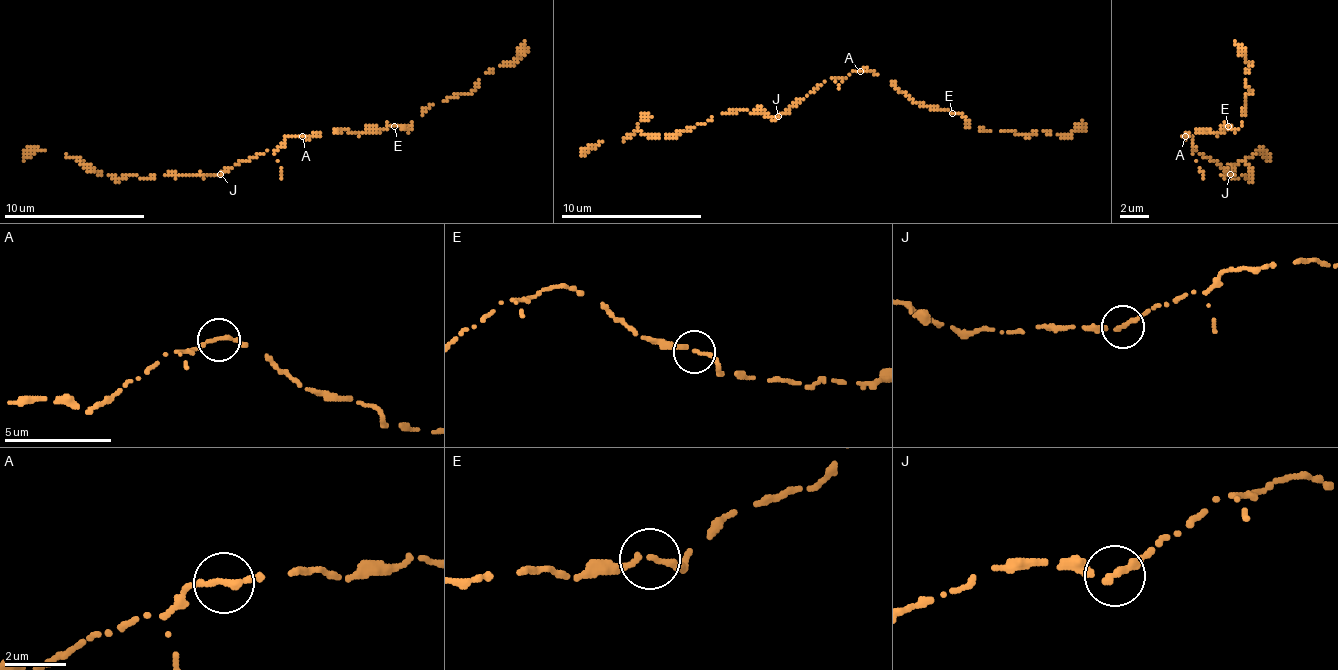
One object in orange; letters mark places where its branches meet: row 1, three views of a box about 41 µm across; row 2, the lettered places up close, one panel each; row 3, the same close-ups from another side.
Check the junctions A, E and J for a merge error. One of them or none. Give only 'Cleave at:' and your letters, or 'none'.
Cleave at: none

